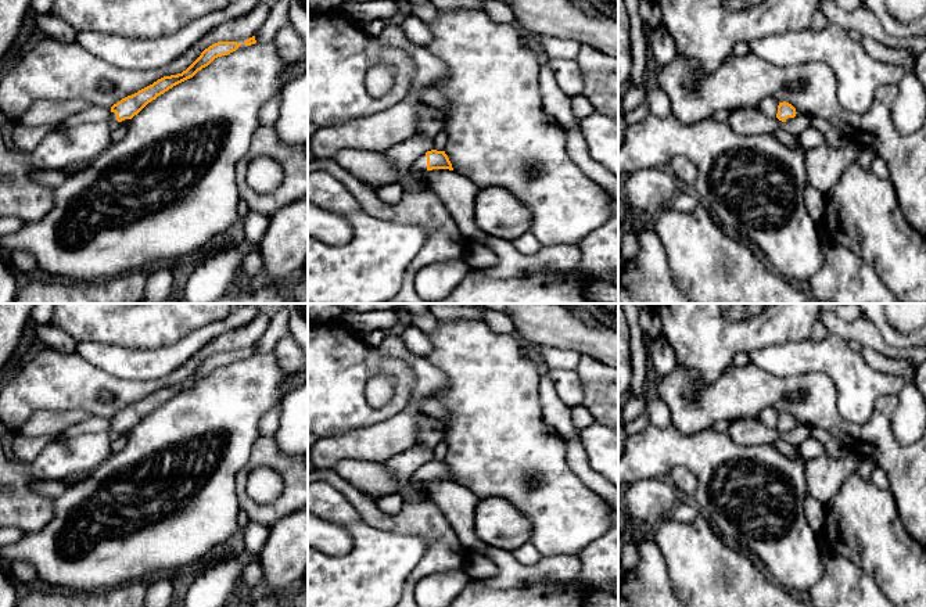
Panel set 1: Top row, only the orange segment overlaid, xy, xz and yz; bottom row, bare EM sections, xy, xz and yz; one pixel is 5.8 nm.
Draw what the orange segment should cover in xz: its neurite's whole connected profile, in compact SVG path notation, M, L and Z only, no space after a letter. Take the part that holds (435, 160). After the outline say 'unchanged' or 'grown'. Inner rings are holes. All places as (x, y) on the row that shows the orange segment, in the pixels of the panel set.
M431 150L417 158L410 168L416 173L423 173L433 169L453 170L452 164L445 151Z; grown

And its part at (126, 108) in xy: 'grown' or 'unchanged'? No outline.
grown

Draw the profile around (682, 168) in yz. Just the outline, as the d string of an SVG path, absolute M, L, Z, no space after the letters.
M683 155L674 157L668 161L667 168L678 180L694 186L699 170L689 158Z

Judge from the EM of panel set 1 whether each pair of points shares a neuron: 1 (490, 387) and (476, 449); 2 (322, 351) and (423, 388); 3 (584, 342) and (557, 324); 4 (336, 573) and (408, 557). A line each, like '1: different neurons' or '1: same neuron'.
1: same neuron
2: different neurons
3: same neuron
4: same neuron

